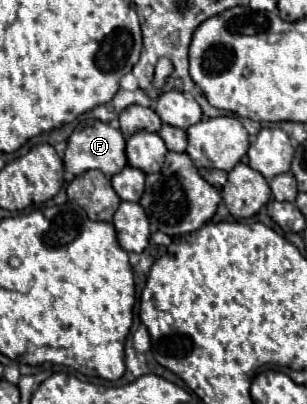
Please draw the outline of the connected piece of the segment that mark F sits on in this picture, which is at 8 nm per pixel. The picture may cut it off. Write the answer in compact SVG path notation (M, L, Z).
M95 120L93 126L75 130L69 136L67 150L63 154L63 164L65 164L65 170L71 172L71 174L75 174L75 176L77 174L83 174L85 170L91 170L91 168L97 168L103 174L113 176L113 174L117 174L119 170L123 170L127 166L127 158L125 158L125 138L123 138L123 134L119 130L111 128L109 124Z

